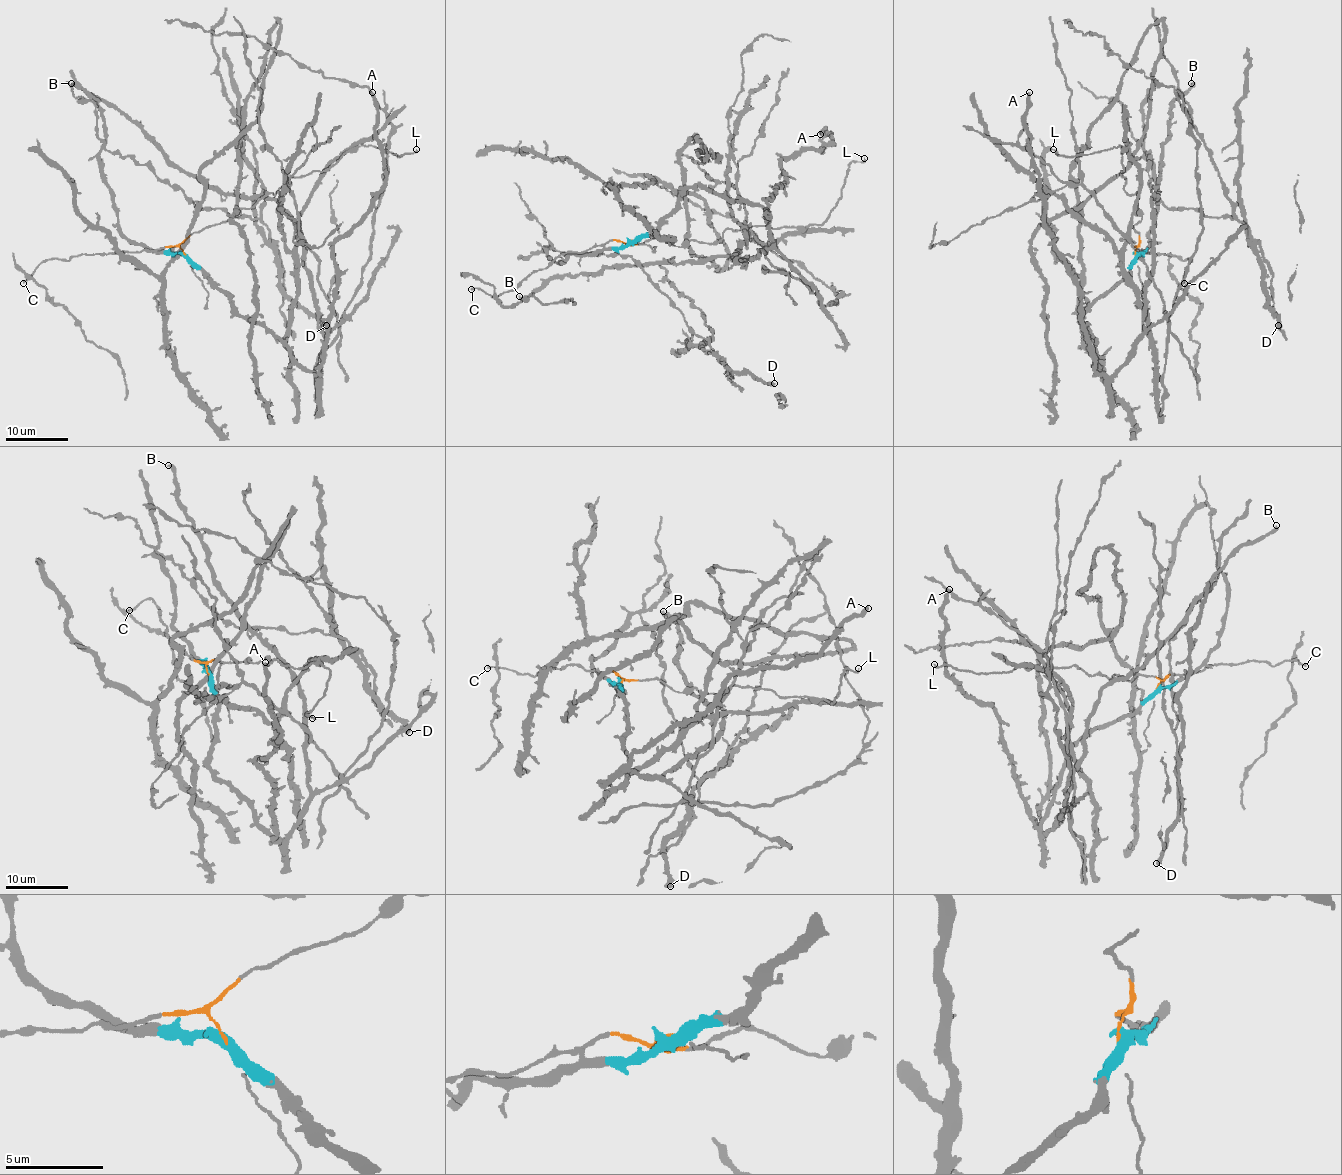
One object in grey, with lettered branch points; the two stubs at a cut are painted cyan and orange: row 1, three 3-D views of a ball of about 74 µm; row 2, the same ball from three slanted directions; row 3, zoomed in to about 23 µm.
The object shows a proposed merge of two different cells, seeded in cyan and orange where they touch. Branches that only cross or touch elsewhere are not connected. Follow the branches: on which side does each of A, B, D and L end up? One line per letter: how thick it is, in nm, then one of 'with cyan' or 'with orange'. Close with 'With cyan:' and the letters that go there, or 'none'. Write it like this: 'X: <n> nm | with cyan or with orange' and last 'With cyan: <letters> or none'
A: 320 nm | with cyan
B: 400 nm | with cyan
D: 550 nm | with cyan
L: 220 nm | with orange
With cyan: A, B, D

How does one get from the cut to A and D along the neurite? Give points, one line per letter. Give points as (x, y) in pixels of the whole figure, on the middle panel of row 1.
A: (632, 240), (651, 236), (689, 188), (765, 208), (784, 183), (782, 160), (833, 143), (824, 130), (819, 135)
D: (632, 240), (562, 262), (547, 253), (551, 248), (632, 259), (727, 366), (775, 383)

